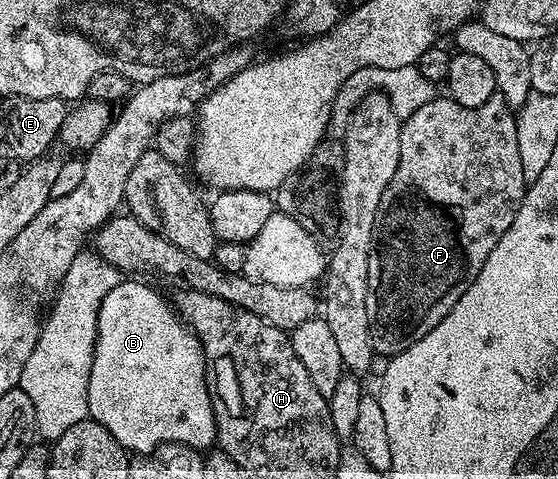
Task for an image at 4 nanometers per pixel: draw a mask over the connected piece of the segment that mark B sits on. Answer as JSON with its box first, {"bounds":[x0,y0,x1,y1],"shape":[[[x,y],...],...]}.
{"bounds":[87,281,218,456],"shape":[[[123,281],[116,285],[114,289],[103,299],[99,307],[98,332],[95,335],[94,360],[91,363],[90,376],[87,383],[87,401],[89,418],[104,425],[112,437],[121,445],[127,453],[135,456],[146,455],[149,451],[155,451],[160,443],[186,443],[189,447],[199,449],[210,449],[215,446],[218,427],[214,424],[214,410],[210,404],[210,393],[206,381],[206,358],[202,352],[202,346],[198,344],[198,339],[194,332],[178,318],[173,306],[166,303],[150,287],[145,287],[142,283],[129,283]]]}

